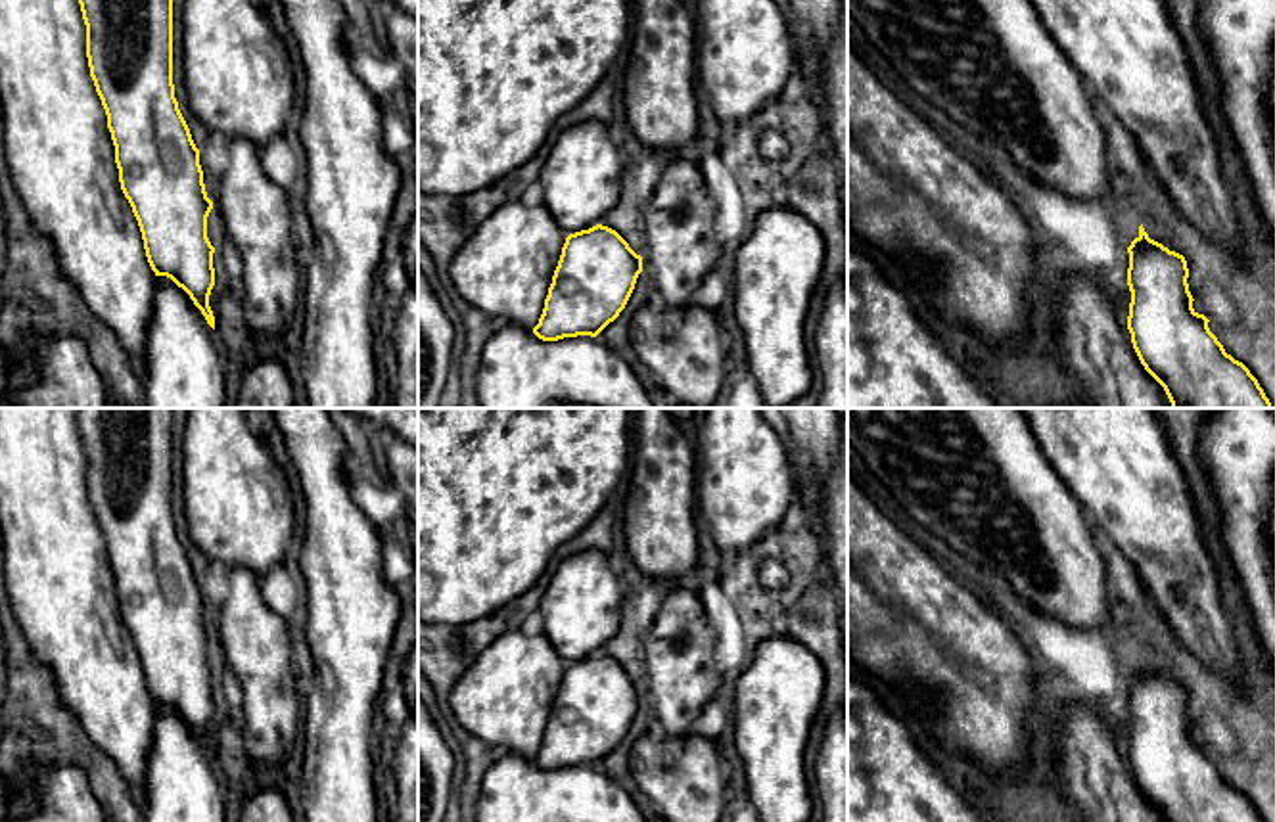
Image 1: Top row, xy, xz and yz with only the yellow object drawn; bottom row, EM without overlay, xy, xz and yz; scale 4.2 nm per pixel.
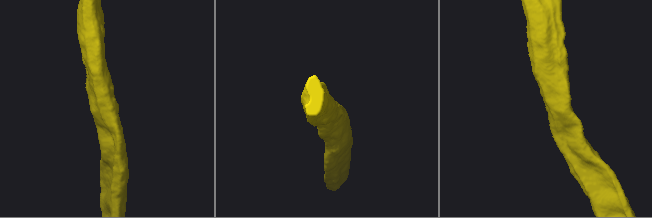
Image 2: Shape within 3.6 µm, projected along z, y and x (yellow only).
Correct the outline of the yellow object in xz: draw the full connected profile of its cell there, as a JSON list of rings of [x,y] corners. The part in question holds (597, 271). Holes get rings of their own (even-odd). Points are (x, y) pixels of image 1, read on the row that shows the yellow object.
[[[612,228],[569,234],[533,333],[543,341],[596,337],[625,308],[642,257]]]

